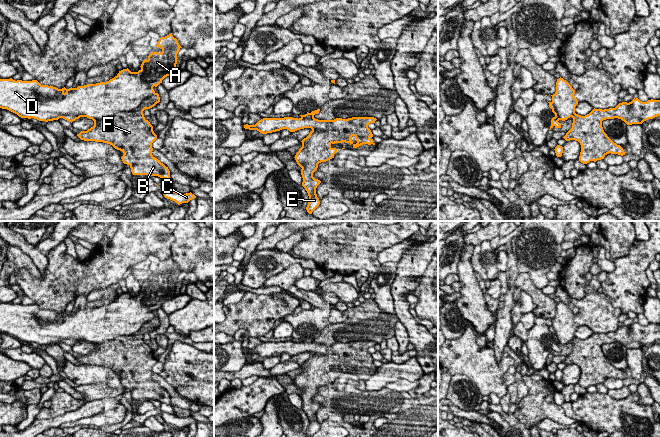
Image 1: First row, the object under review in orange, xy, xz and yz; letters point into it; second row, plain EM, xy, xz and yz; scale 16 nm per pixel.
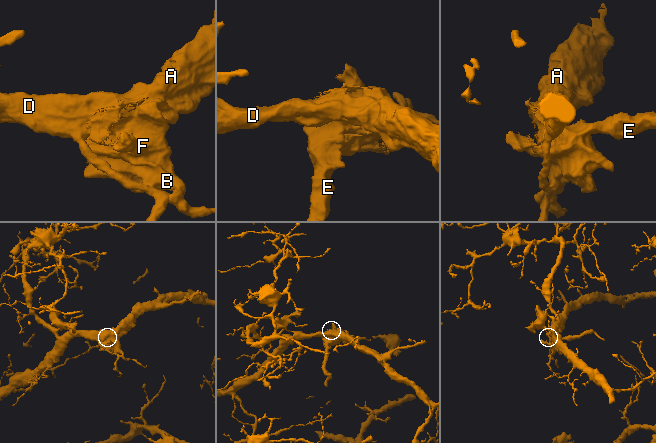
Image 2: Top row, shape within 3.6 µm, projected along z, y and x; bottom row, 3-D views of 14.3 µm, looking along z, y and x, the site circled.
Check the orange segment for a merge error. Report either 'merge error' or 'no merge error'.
merge error

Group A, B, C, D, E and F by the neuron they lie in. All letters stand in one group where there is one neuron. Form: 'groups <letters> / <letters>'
groups A D / B C E F

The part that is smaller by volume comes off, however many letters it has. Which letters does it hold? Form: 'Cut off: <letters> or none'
Cut off: B, C, E, F

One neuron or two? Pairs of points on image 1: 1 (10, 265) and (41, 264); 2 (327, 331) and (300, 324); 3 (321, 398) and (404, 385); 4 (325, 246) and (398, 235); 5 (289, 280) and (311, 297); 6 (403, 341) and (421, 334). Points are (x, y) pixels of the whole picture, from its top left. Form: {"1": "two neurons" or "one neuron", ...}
{"1": "two neurons", "2": "two neurons", "3": "two neurons", "4": "one neuron", "5": "one neuron", "6": "two neurons"}

